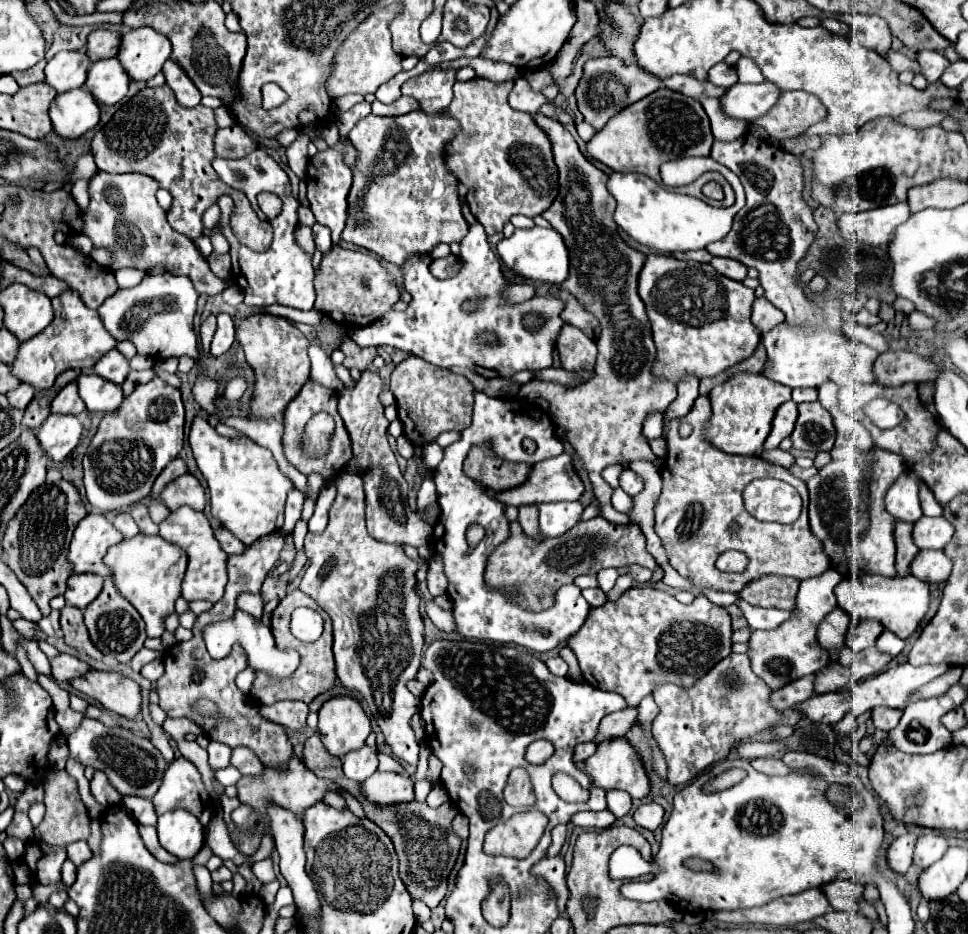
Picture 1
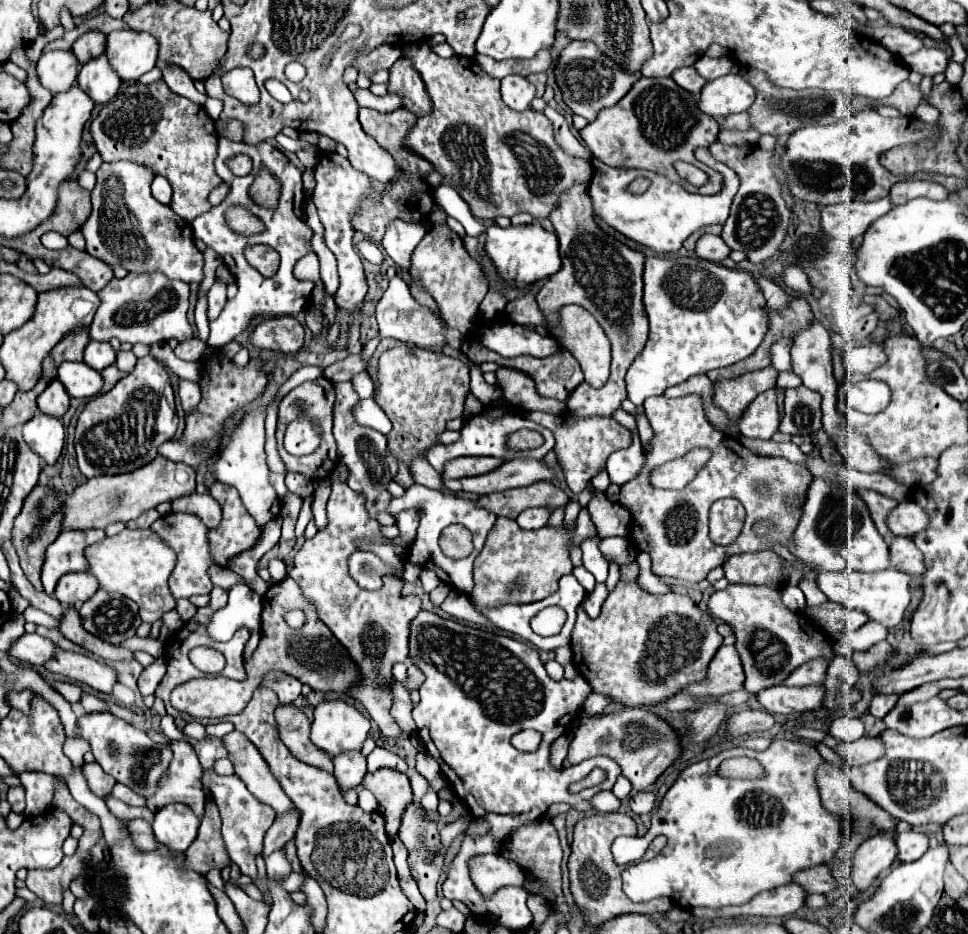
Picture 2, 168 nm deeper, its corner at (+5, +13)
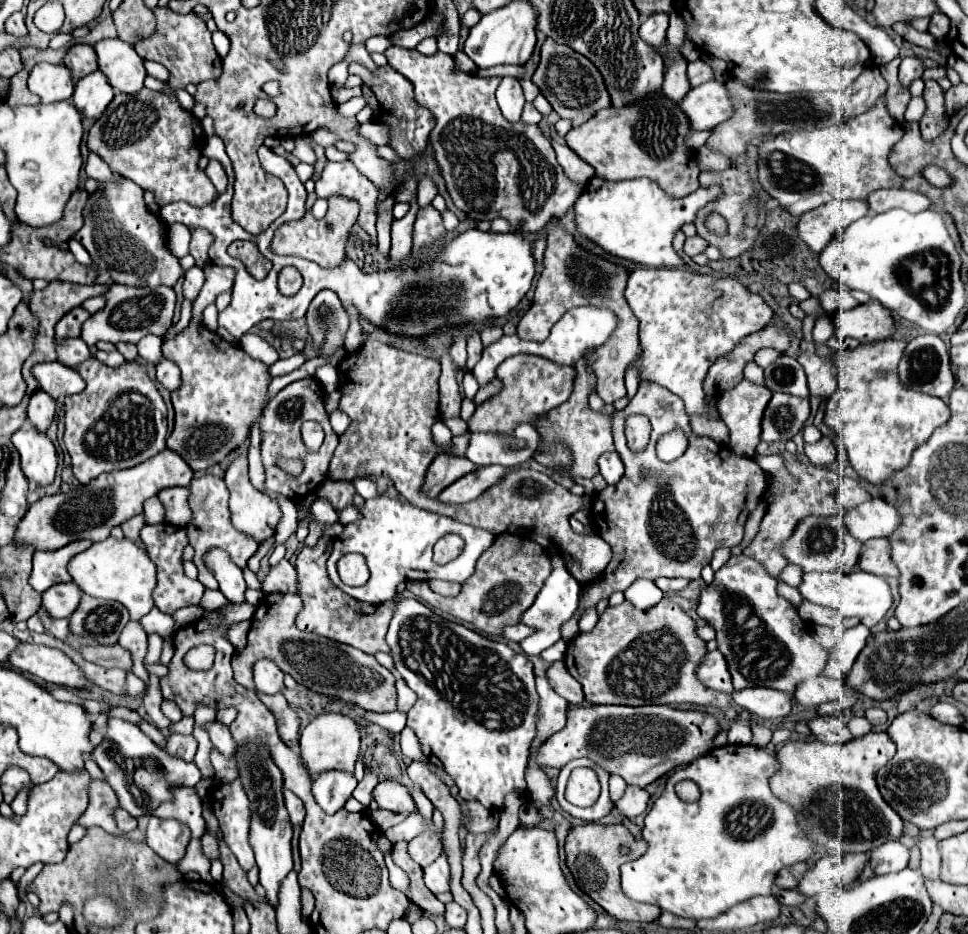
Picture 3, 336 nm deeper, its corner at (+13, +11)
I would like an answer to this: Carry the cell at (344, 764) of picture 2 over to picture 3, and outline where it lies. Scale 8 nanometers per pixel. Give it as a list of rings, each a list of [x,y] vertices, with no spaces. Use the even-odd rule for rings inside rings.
[[[323,772],[313,782],[313,796],[317,804],[327,814],[335,814],[345,806],[345,802],[351,798],[351,792],[355,790],[357,780],[353,774],[347,772]]]

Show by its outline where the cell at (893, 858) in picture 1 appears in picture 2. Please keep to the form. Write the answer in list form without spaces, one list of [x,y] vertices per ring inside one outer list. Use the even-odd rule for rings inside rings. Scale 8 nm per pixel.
[[[879,832],[857,848],[847,872],[857,890],[865,892],[883,870],[897,862],[897,858],[899,852],[895,848],[895,838],[887,832]]]

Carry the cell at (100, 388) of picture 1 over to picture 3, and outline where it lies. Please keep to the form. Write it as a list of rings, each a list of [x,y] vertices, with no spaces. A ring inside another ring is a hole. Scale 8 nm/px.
[[[61,362],[35,364],[31,368],[31,374],[37,378],[41,390],[55,400],[61,400],[71,394],[79,394],[85,388],[83,378],[73,368],[67,368]]]

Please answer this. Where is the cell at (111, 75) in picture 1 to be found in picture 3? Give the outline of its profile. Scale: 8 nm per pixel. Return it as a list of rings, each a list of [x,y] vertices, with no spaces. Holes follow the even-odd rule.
[[[93,72],[85,78],[81,78],[75,84],[75,92],[73,92],[73,106],[79,110],[79,114],[83,118],[91,118],[97,120],[103,110],[107,108],[107,104],[113,100],[115,92],[111,88],[111,84],[105,80],[103,72]]]

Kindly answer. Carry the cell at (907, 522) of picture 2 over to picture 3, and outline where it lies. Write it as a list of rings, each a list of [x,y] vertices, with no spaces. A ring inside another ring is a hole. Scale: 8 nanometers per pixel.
[[[871,498],[867,504],[859,504],[859,508],[843,510],[843,528],[863,542],[879,536],[887,538],[899,524],[899,512],[893,506],[883,504],[881,498]]]

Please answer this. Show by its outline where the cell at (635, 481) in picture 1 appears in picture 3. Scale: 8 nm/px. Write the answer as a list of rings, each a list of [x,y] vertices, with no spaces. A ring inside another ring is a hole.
[[[617,452],[603,454],[599,458],[599,468],[601,468],[601,476],[605,478],[607,484],[617,484],[623,476],[623,462]]]

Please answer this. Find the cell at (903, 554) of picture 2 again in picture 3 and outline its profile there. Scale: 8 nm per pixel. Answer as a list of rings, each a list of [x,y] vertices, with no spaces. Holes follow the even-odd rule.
[[[874,538],[863,542],[863,552],[859,554],[859,568],[863,572],[883,576],[883,578],[899,576],[899,570],[895,568],[889,554],[887,538]]]

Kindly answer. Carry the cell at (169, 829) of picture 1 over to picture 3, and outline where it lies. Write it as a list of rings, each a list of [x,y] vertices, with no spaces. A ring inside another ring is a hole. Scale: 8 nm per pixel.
[[[151,816],[147,828],[147,844],[163,860],[177,864],[185,856],[189,838],[191,832],[185,824],[177,820],[161,820],[157,816]]]

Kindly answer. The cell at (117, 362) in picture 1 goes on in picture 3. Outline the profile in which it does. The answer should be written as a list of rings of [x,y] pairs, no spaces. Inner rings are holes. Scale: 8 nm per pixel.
[[[81,338],[55,340],[55,352],[57,352],[57,360],[65,366],[71,366],[71,368],[91,356],[87,344]]]

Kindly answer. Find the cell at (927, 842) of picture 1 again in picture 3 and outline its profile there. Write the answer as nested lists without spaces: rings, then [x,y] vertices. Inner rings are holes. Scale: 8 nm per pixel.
[[[893,840],[875,848],[869,860],[875,876],[899,872],[907,866],[907,862],[909,862],[909,848],[903,842],[893,842]]]

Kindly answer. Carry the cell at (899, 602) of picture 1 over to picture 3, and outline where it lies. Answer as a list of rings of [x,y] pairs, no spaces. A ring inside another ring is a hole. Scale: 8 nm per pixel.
[[[807,572],[803,574],[803,582],[797,586],[801,596],[813,604],[833,608],[843,616],[859,616],[867,628],[873,628],[893,606],[893,596],[885,578],[869,574],[869,572]]]

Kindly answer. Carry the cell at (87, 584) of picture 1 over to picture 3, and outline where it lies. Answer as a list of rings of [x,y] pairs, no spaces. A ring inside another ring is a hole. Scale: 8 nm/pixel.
[[[75,582],[55,584],[43,592],[43,608],[51,618],[69,618],[79,606],[81,590]]]

